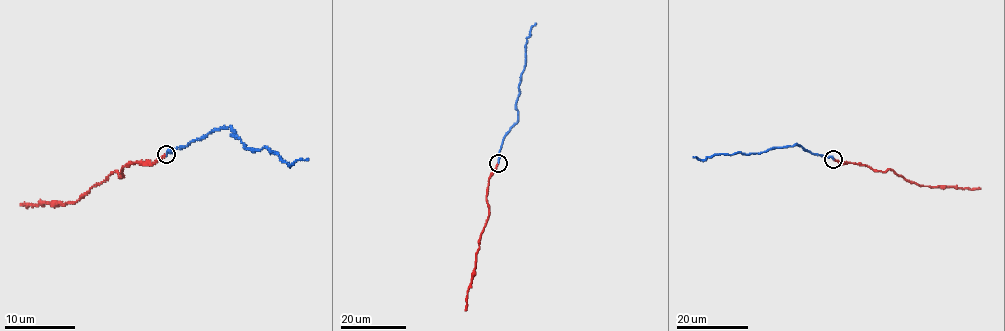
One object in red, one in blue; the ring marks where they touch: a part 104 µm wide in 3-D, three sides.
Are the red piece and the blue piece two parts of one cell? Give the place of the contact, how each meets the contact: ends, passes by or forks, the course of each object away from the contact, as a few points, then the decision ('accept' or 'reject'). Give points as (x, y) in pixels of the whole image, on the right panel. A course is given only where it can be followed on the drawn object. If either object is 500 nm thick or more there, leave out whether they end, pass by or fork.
place (833, 159); red ends; blue ends; course red (833, 158), (841, 163), (860, 164), (881, 171), (891, 169), (923, 186), (980, 189); course blue (833, 158), (796, 144), (754, 153), (714, 154), (705, 159), (693, 156); accept

